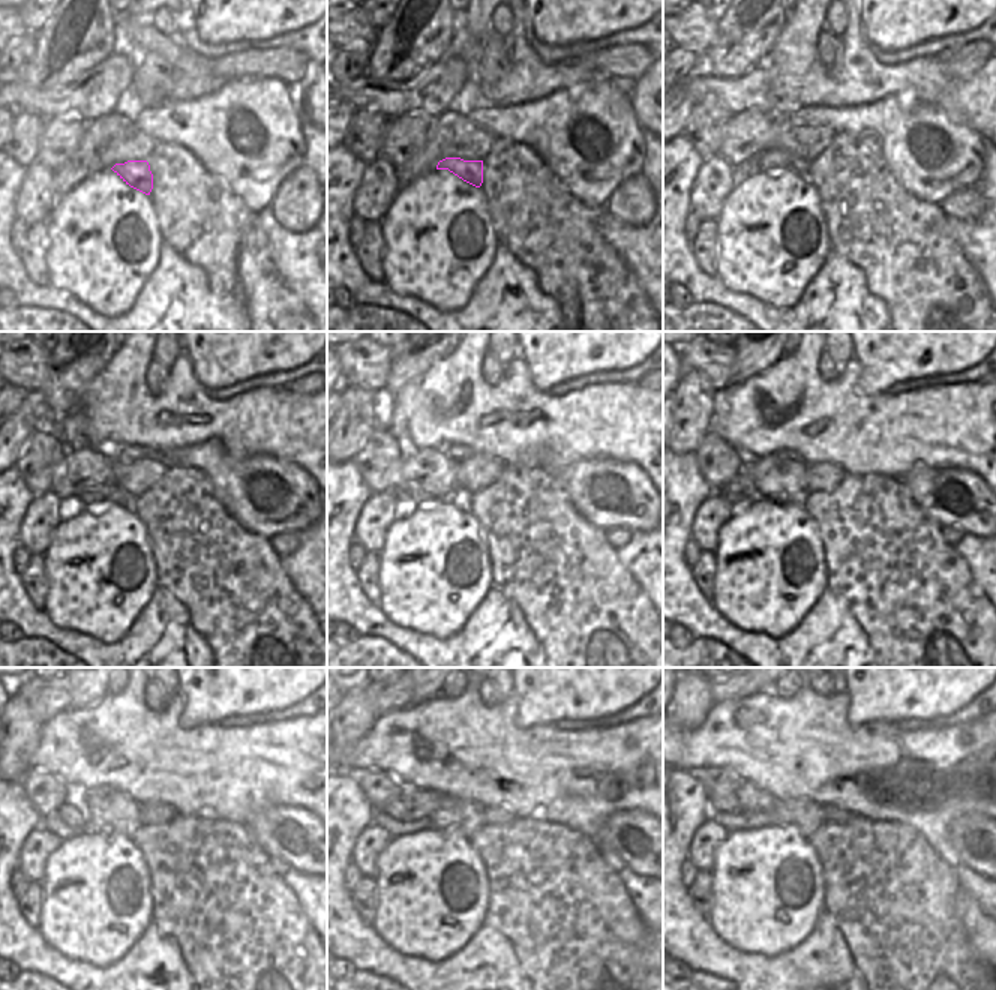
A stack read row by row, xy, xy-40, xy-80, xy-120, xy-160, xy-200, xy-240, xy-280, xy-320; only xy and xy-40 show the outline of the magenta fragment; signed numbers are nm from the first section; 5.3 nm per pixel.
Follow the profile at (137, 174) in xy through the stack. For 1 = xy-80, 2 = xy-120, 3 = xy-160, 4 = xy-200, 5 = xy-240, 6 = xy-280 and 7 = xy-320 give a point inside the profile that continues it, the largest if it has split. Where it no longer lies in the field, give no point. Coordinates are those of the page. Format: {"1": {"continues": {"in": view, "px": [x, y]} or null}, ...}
{"1": {"continues": {"in": "xy-80", "px": [774, 158]}}, "2": {"continues": {"in": "xy-120", "px": [114, 494]}}, "3": {"continues": {"in": "xy-160", "px": [461, 497]}}, "4": {"continues": {"in": "xy-200", "px": [743, 485]}}, "5": {"continues": {"in": "xy-240", "px": [72, 813]}}, "6": {"continues": {"in": "xy-280", "px": [401, 809]}}, "7": {"continues": {"in": "xy-320", "px": [720, 800]}}}

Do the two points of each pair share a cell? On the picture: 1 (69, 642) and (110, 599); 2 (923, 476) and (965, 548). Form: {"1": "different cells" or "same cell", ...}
{"1": "different cells", "2": "different cells"}

